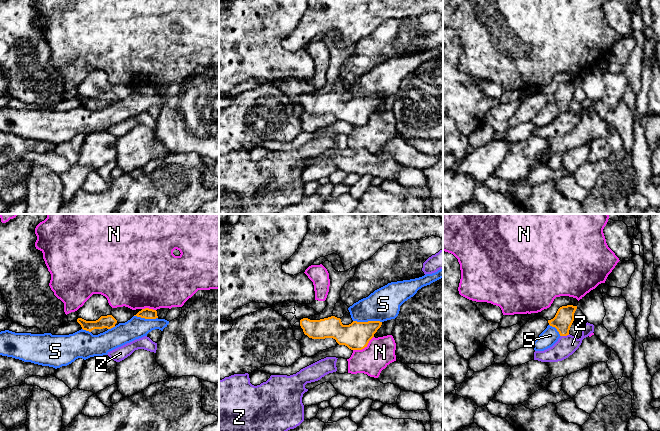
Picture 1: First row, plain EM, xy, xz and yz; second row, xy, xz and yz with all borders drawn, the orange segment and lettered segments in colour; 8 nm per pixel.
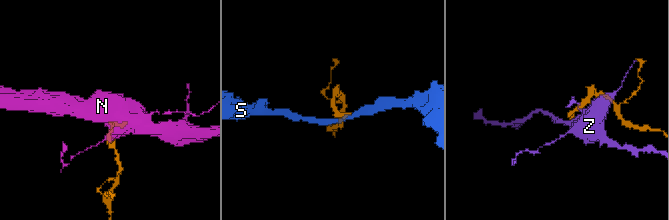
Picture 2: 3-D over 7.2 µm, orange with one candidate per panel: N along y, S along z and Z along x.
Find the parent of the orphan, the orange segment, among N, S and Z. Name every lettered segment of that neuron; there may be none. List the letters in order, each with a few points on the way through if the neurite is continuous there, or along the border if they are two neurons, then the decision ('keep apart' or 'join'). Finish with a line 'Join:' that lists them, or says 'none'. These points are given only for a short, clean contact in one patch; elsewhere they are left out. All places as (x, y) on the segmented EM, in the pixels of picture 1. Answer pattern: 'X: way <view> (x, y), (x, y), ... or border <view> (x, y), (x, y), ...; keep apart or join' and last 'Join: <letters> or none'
N: keep apart
S: keep apart
Z: border yz (569, 334), (561, 336); keep apart
Join: none

